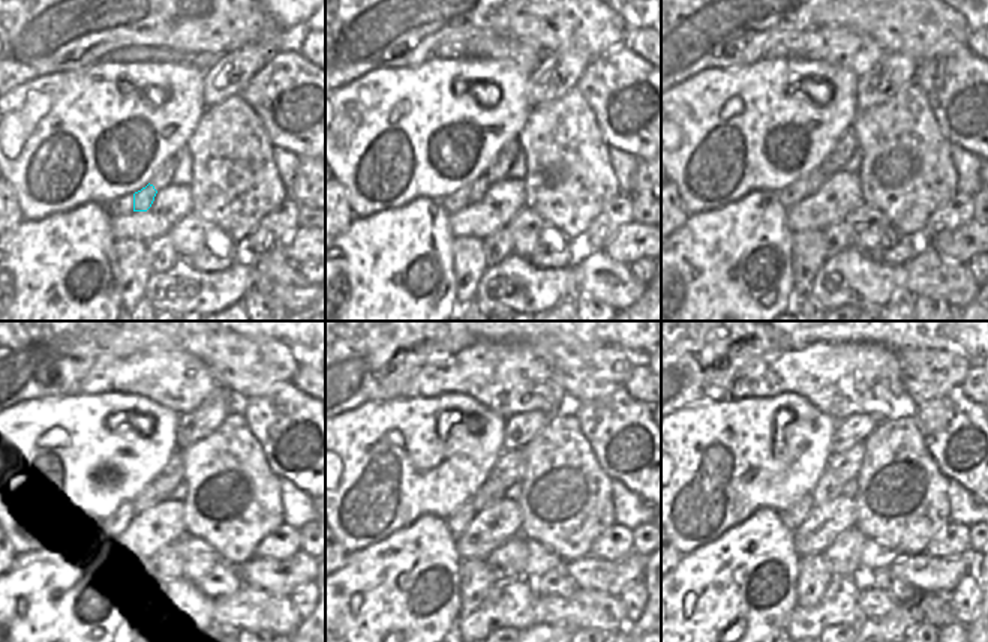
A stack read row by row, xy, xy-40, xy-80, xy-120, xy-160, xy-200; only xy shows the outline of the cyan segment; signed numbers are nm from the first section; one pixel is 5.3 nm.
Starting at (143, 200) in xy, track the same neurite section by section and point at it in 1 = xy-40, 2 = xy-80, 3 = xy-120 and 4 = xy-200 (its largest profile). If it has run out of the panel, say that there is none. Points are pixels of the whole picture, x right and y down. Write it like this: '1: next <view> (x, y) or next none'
1: next xy-40 (480, 186)
2: next xy-80 (817, 177)
3: next xy-120 (150, 497)
4: next xy-200 (826, 488)

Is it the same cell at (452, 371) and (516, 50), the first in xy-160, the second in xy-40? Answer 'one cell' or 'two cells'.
one cell

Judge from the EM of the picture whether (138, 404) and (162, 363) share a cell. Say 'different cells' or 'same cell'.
different cells

